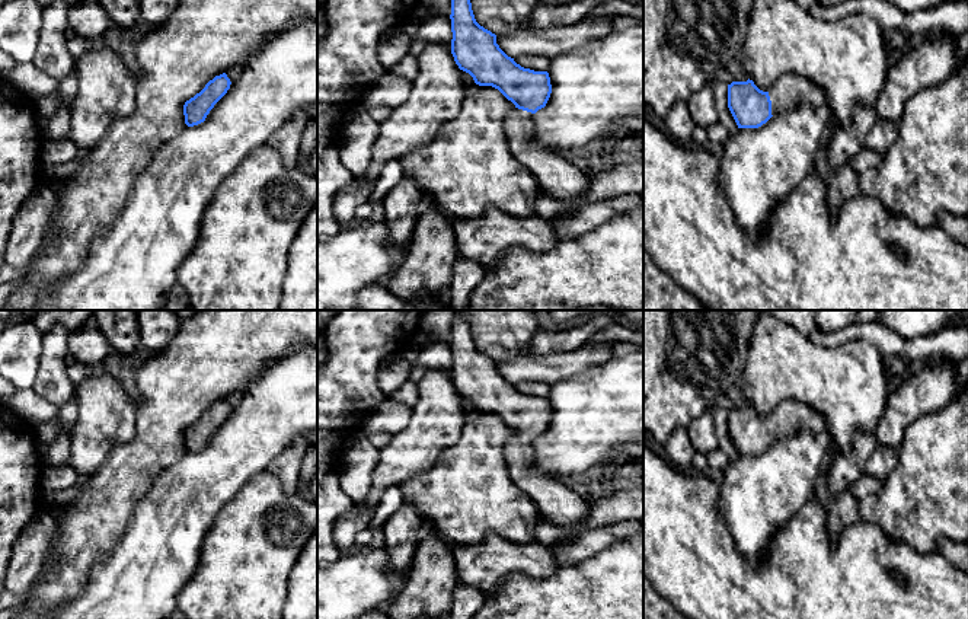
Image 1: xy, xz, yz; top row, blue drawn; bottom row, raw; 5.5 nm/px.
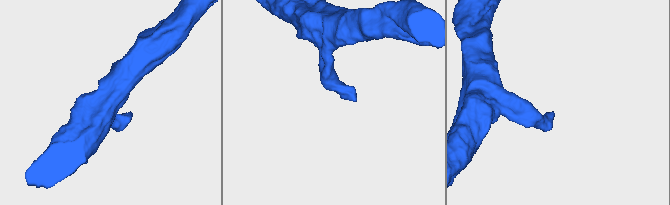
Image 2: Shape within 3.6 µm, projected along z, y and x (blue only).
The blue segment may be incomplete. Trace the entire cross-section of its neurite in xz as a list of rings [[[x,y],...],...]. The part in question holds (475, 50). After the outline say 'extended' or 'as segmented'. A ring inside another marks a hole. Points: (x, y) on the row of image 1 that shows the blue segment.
[[[451,0],[450,19],[453,32],[451,54],[459,68],[469,73],[476,84],[498,89],[515,105],[504,121],[509,151],[531,172],[540,188],[563,205],[559,217],[574,214],[585,205],[582,195],[588,186],[587,173],[559,151],[533,144],[534,114],[546,106],[552,93],[549,73],[524,68],[508,57],[496,44],[496,35],[476,22],[470,0]]]; extended

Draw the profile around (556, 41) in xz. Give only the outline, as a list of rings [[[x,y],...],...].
[[[614,17],[582,19],[576,23],[547,29],[527,28],[496,35],[496,44],[511,58],[540,55],[552,60],[608,35],[614,29]]]

